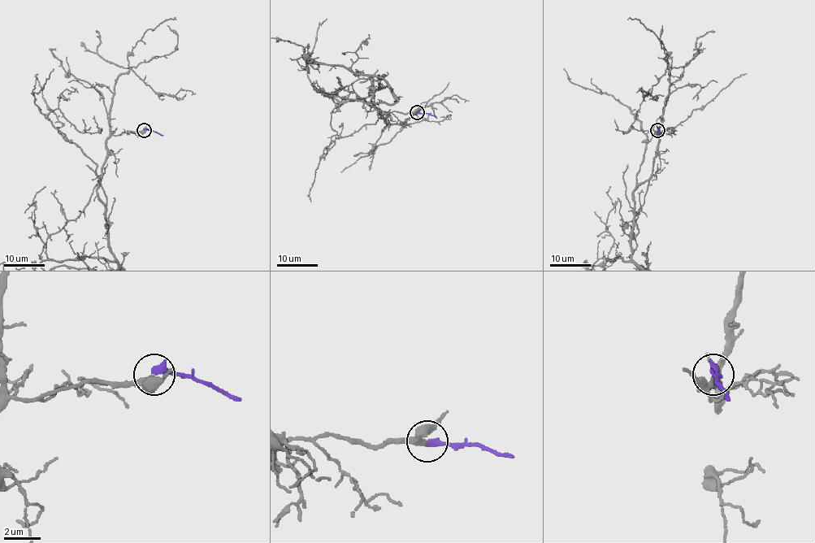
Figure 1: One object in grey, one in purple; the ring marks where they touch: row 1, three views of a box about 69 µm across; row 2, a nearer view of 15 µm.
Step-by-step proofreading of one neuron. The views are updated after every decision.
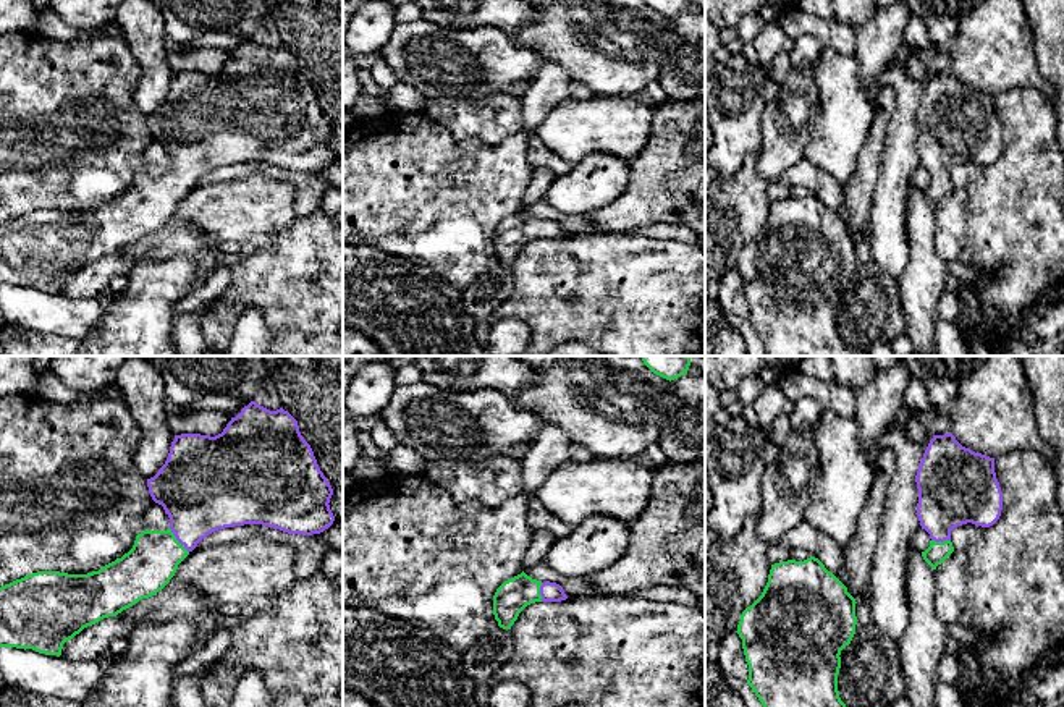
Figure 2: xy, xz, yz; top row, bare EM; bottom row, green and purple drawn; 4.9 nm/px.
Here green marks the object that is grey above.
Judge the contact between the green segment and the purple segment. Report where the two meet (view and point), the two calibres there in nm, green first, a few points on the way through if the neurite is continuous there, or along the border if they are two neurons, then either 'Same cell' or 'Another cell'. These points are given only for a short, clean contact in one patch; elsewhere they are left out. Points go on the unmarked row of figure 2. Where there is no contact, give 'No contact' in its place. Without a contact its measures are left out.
Touches green at xy (177, 178). Thickness 240 nm (green) against 360 nm. Path across: xy (151, 201), (177, 178), (188, 165), (199, 135). Same cell

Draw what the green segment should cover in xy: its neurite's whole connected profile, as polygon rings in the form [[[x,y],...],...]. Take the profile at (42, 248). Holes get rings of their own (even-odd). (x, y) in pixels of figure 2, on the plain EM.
[[[255,39],[231,55],[222,71],[175,73],[168,95],[158,110],[147,116],[152,138],[163,144],[170,155],[167,168],[142,168],[133,186],[121,196],[87,212],[37,209],[0,225],[0,285],[32,286],[45,293],[61,293],[63,282],[84,265],[103,256],[116,254],[142,236],[162,228],[175,214],[178,202],[209,171],[234,163],[262,162],[288,171],[312,173],[328,167],[335,154],[330,147],[333,126],[320,108],[310,83],[299,70],[298,58],[283,45],[270,49]]]

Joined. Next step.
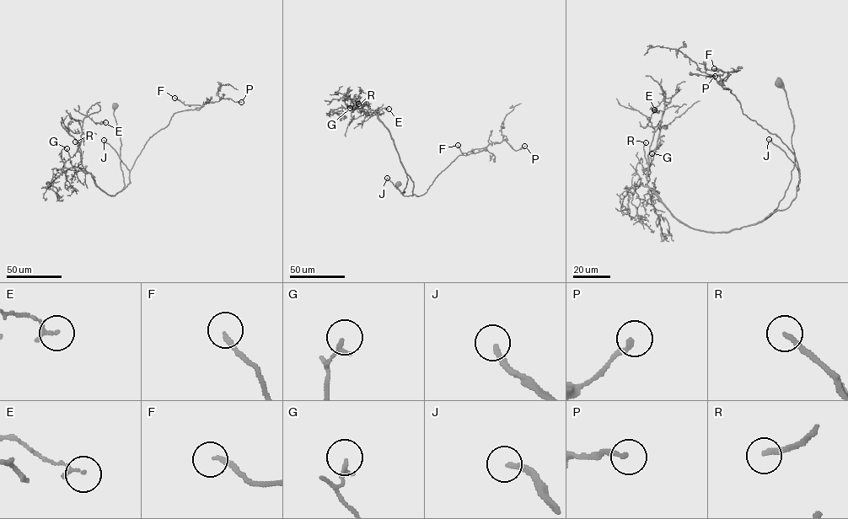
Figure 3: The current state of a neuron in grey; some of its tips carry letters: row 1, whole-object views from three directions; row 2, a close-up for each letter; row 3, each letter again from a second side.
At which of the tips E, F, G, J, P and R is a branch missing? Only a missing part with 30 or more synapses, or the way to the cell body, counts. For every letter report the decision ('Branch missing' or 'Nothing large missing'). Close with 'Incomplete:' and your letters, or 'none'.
E: Nothing large missing
F: Nothing large missing
G: Nothing large missing
J: Branch missing
P: Nothing large missing
R: Branch missing
Incomplete: J, R

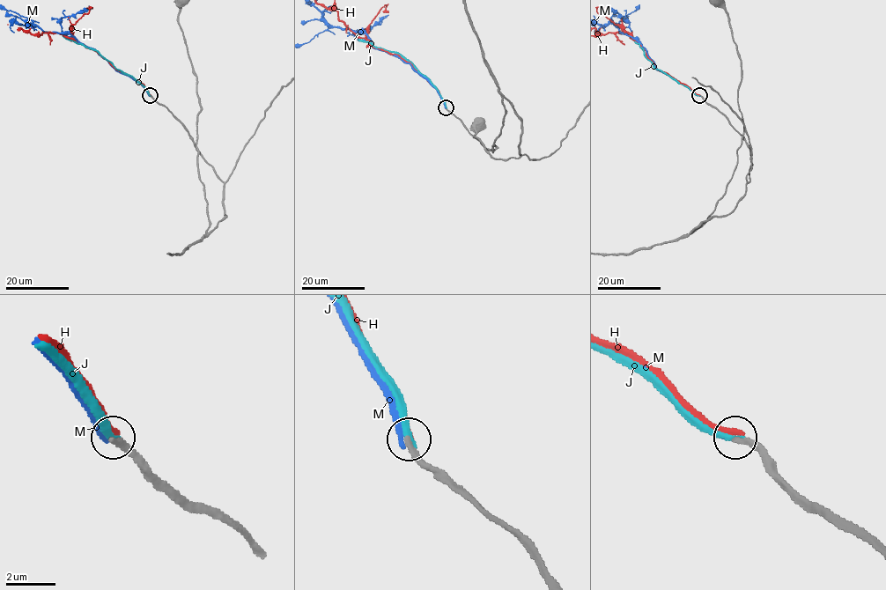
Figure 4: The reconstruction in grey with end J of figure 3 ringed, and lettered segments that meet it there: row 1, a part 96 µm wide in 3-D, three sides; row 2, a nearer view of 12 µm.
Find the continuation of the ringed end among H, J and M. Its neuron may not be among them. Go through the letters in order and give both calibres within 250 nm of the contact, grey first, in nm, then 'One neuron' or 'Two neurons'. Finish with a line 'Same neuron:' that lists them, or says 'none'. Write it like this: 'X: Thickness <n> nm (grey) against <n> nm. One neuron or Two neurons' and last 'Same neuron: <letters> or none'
H: Thickness 240 nm (grey) against 220 nm. Two neurons
J: Thickness 280 nm (grey) against 220 nm. One neuron
M: Thickness 260 nm (grey) against 190 nm. Two neurons
Same neuron: J

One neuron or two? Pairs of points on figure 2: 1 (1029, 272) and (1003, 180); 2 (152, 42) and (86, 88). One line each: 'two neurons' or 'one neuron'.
1: one neuron
2: two neurons

